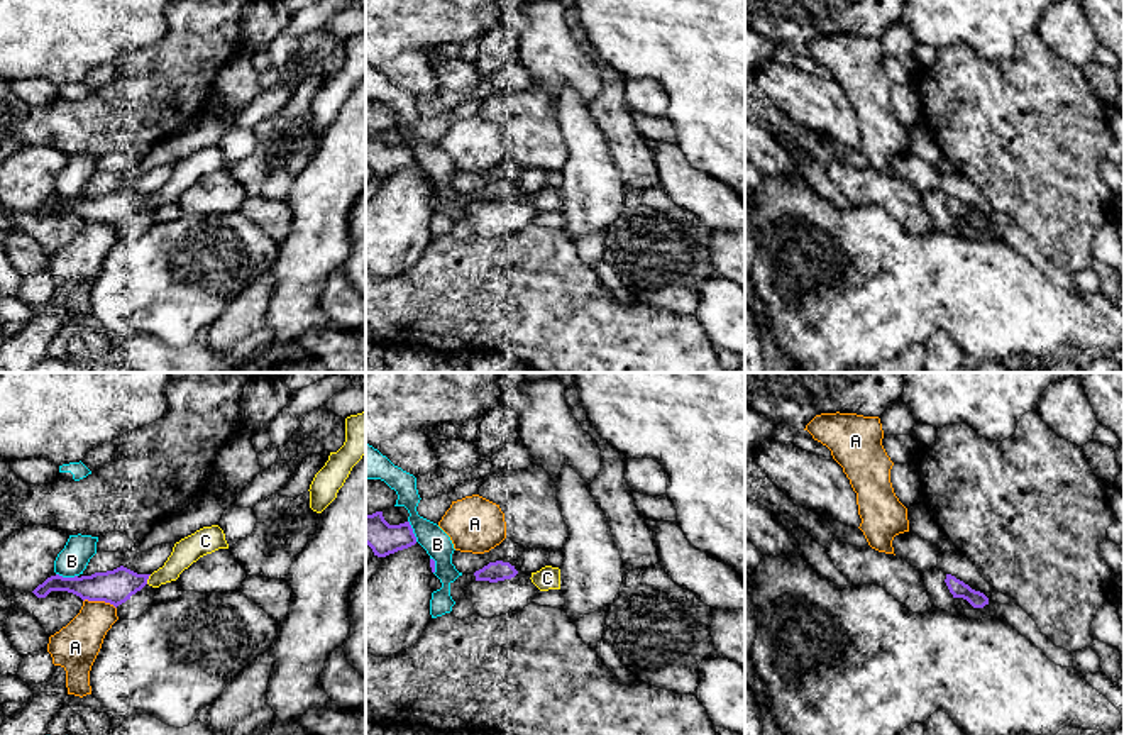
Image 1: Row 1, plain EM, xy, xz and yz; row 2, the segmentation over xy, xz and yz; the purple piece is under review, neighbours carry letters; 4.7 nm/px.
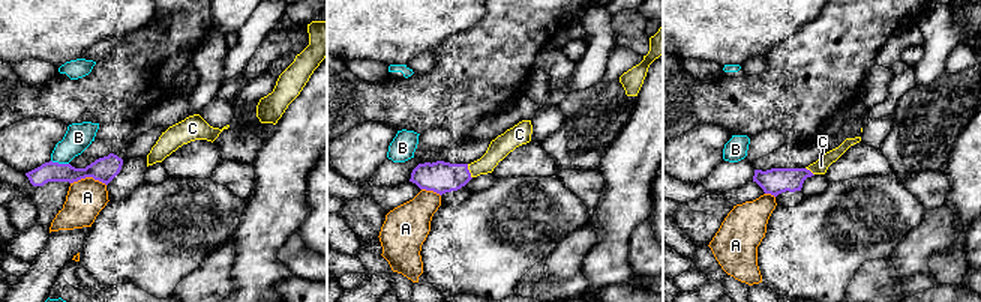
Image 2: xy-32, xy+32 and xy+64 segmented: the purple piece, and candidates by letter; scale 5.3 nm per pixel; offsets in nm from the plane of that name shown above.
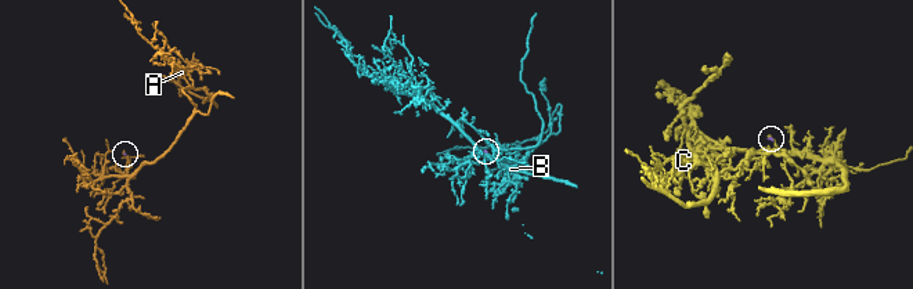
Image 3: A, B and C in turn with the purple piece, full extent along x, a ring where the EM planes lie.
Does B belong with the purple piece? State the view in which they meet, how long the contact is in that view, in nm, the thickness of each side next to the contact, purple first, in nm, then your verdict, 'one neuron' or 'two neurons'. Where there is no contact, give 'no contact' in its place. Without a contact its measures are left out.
xy | 110 nm | 160/150 nm | two neurons

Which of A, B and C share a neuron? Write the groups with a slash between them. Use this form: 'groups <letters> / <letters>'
groups A / B / C

